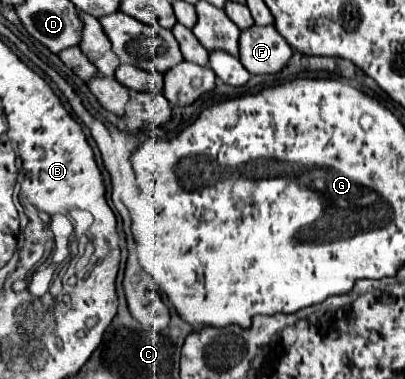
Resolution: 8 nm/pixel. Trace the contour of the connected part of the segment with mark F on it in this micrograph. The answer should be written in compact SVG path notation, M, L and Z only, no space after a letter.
M252 25L240 33L238 41L238 59L252 75L260 73L278 73L288 59L292 57L292 49L286 39L274 29L274 25L258 27Z

